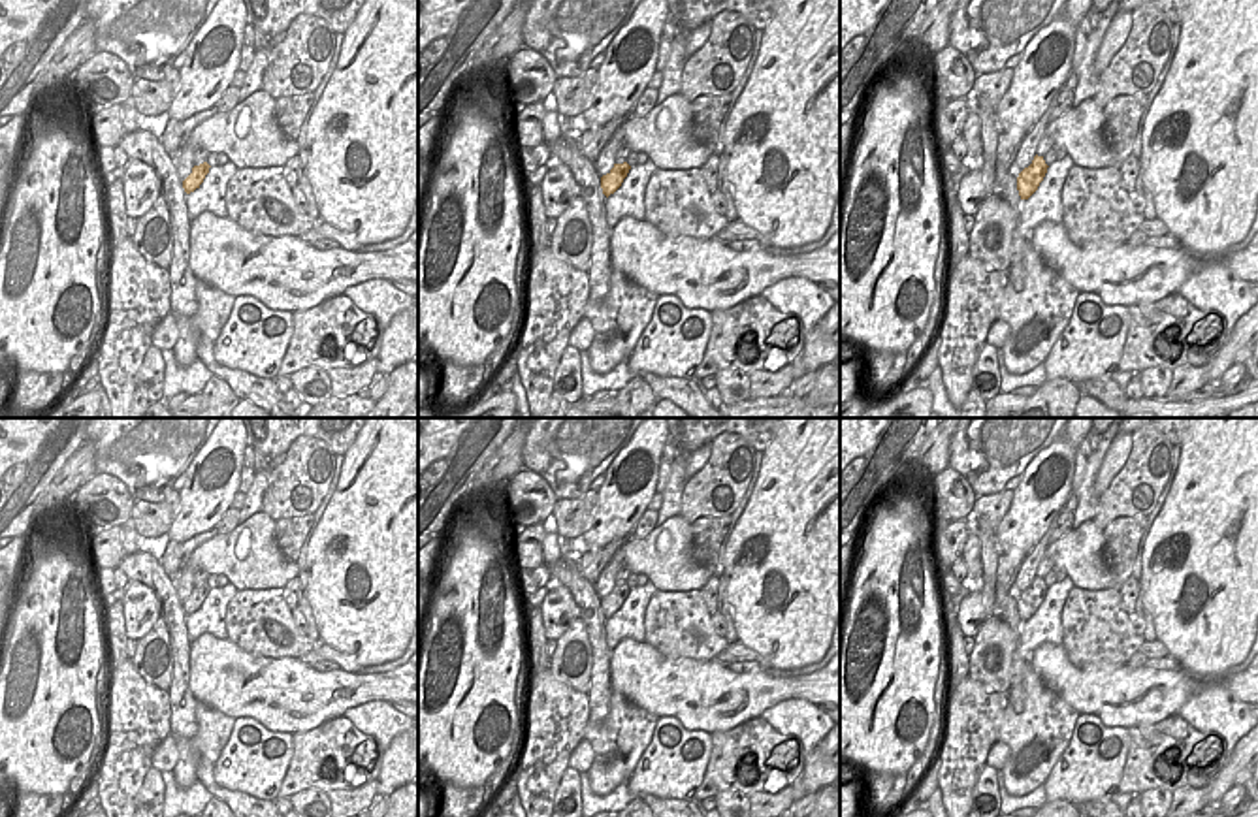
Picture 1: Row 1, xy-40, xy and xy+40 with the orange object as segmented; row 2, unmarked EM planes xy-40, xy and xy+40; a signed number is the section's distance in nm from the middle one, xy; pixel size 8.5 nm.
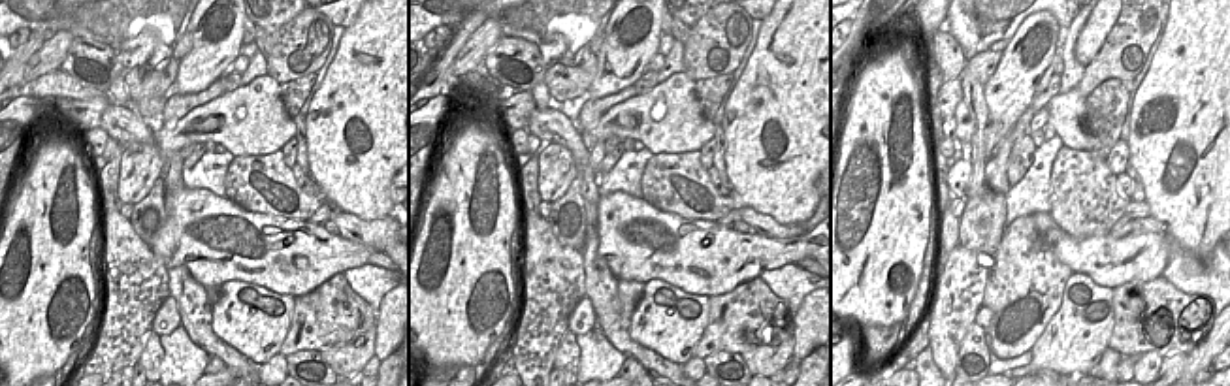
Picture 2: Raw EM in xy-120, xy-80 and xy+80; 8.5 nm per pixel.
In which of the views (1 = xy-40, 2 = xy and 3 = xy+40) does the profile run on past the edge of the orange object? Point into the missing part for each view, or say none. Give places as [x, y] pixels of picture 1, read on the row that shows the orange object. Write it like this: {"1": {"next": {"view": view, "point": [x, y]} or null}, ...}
{"1": {"next": null}, "2": {"next": null}, "3": {"next": null}}

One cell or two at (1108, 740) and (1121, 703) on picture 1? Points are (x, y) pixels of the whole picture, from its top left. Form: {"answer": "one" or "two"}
{"answer": "two"}

